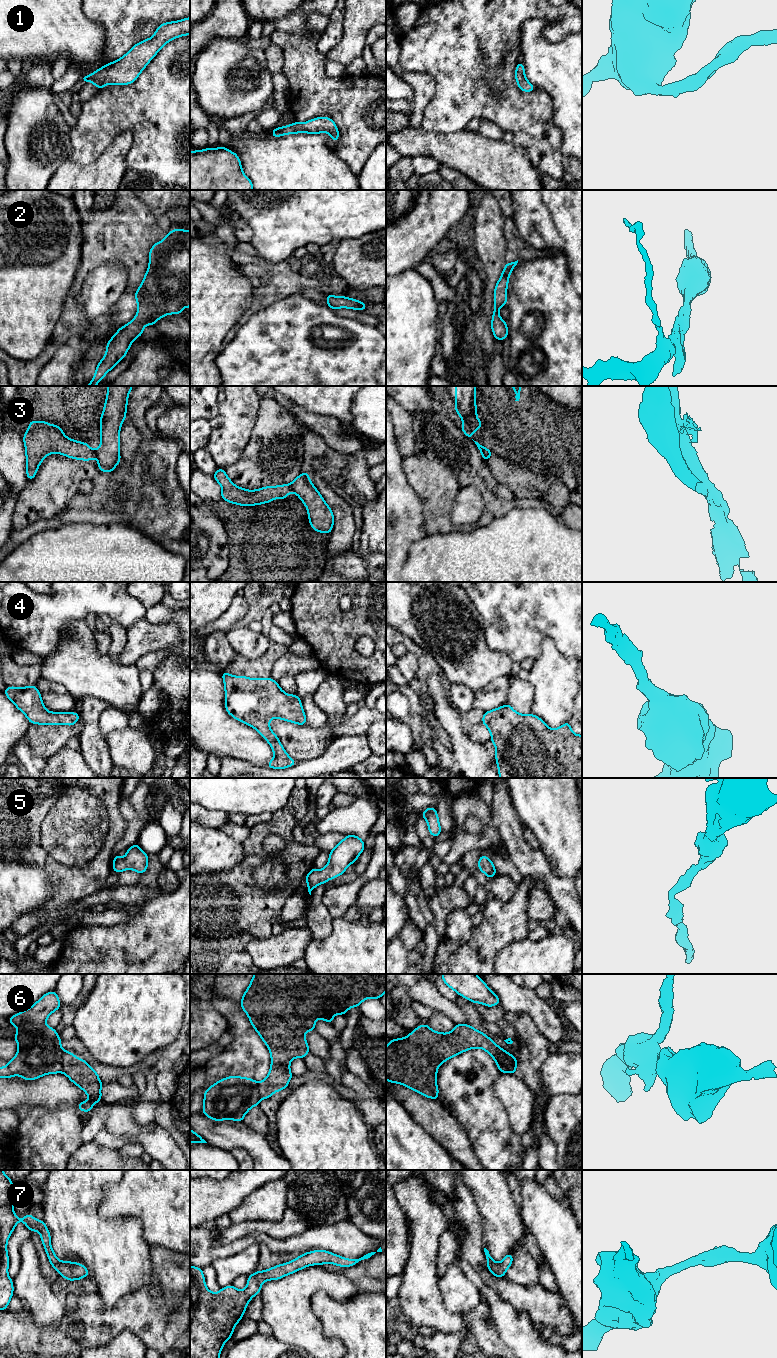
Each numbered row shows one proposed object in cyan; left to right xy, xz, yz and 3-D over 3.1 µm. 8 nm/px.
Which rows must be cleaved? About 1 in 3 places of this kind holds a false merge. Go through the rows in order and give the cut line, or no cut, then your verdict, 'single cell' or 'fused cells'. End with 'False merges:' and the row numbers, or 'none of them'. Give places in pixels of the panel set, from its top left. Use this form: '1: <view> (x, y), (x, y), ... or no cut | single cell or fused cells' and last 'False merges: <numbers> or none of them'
1: no cut | single cell
2: no cut | single cell
3: xz (289, 484), (293, 491) | fused cells
4: no cut | single cell
5: no cut | single cell
6: yz (498, 1047), (501, 1062), (497, 1065) | fused cells
7: no cut | single cell
False merges: 3, 6

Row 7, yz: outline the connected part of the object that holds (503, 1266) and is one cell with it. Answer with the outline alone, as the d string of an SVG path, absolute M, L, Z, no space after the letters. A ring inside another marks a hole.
M484 1248L484 1252L485 1252L486 1259L487 1259L487 1268L490 1270L490 1272L495 1277L498 1277L498 1278L504 1277L505 1272L509 1269L509 1267L512 1264L513 1254L511 1253L507 1254L501 1262L496 1263L492 1259L489 1251L486 1248Z

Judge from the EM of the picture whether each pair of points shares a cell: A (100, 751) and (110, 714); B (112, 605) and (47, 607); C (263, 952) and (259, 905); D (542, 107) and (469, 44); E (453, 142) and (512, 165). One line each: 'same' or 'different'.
A: different
B: same
C: different
D: same
E: same

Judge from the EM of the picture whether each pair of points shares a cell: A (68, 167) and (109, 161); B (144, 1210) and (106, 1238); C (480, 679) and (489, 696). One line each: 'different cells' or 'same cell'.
A: same cell
B: different cells
C: different cells

